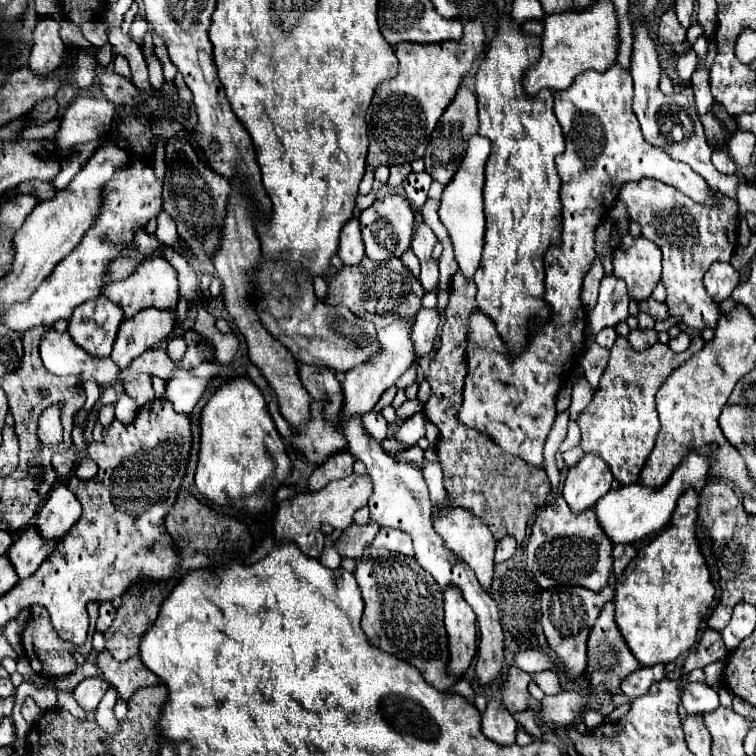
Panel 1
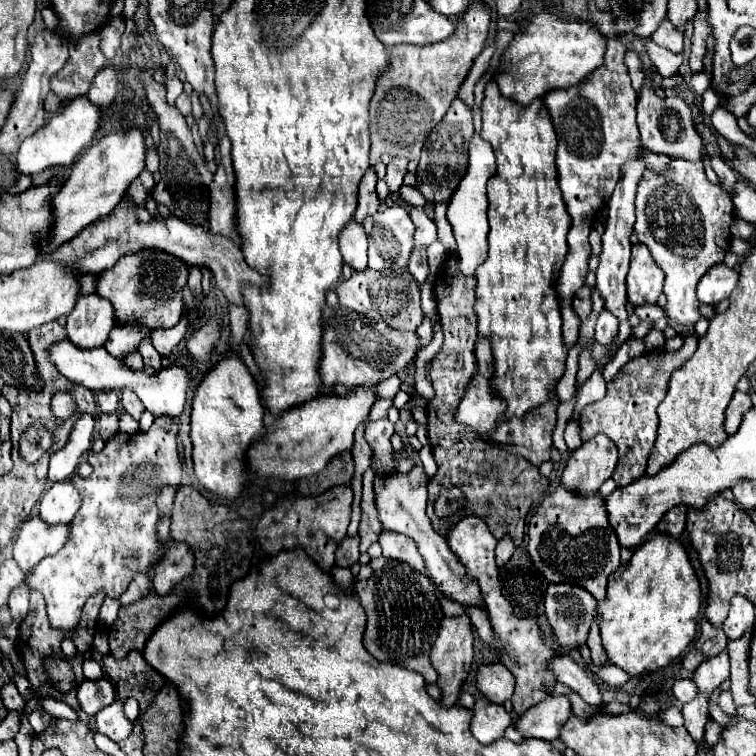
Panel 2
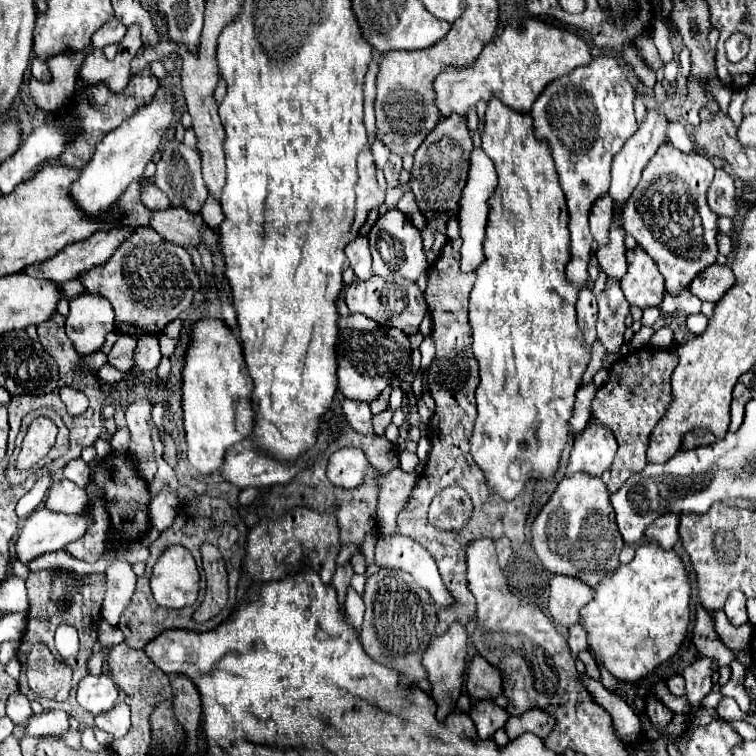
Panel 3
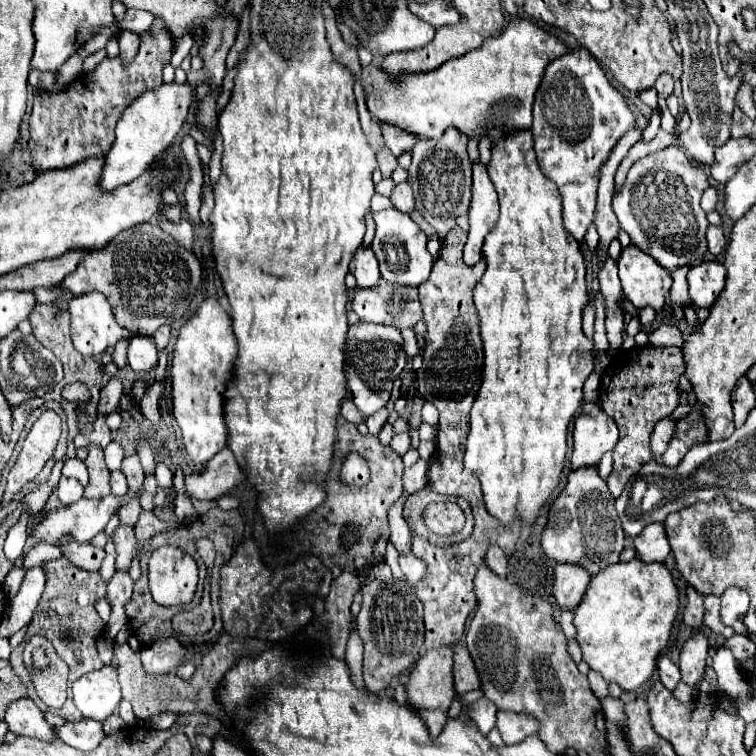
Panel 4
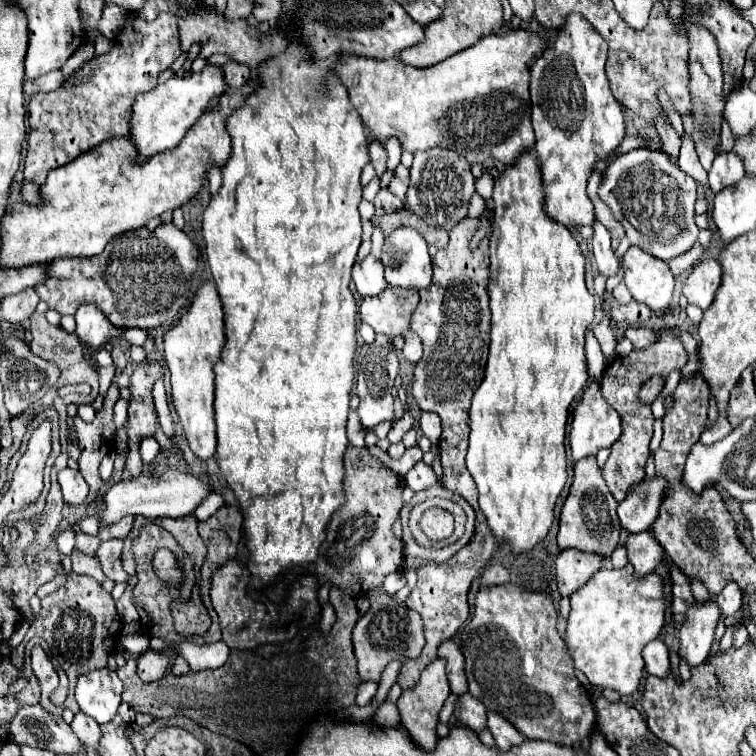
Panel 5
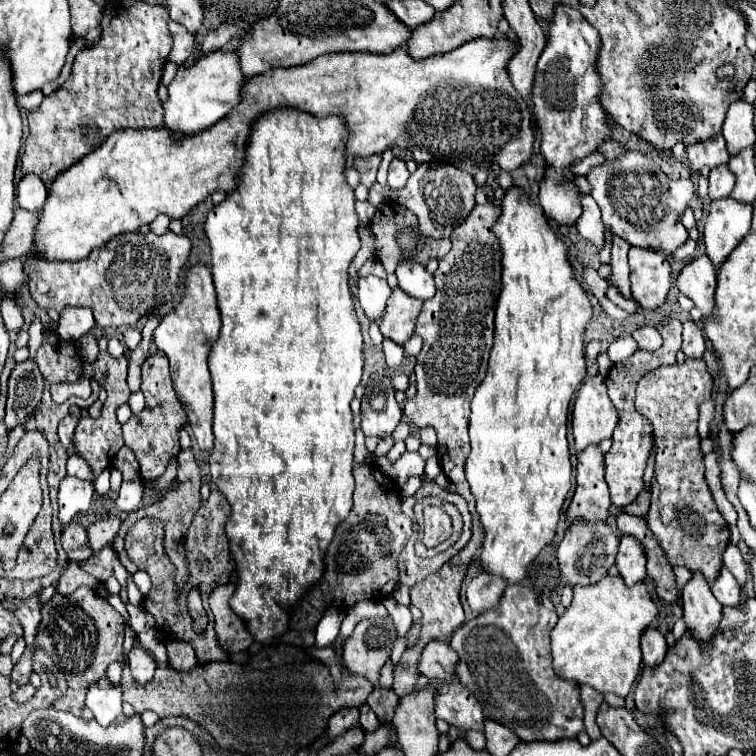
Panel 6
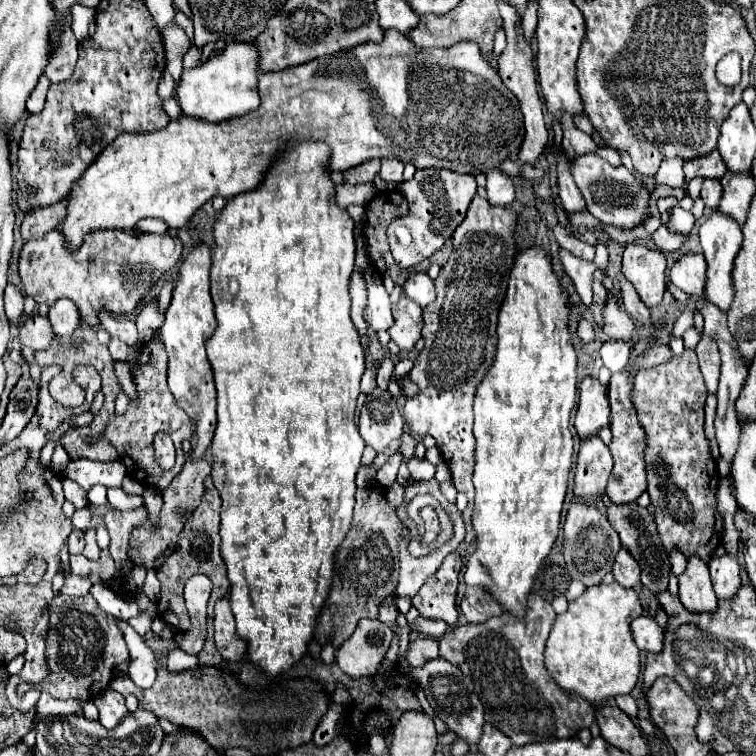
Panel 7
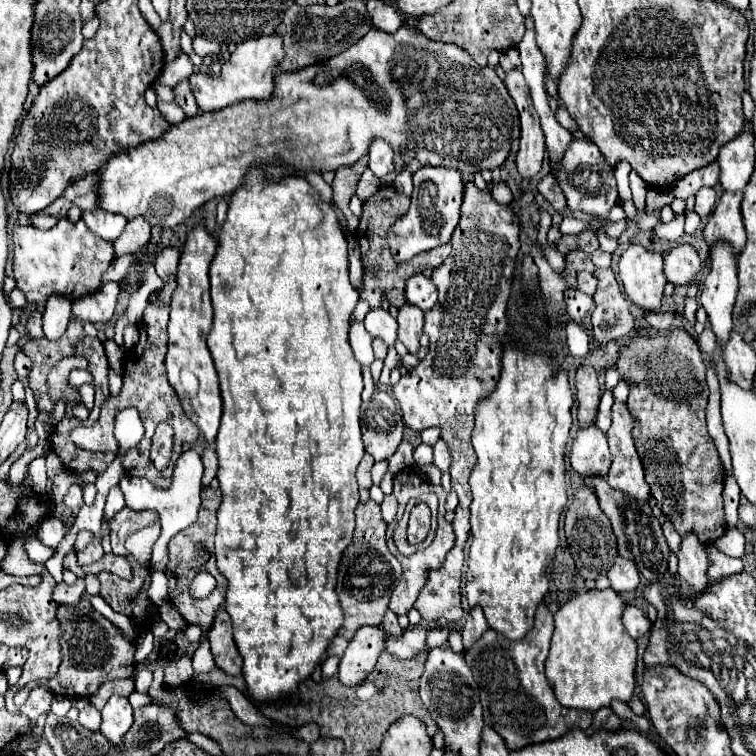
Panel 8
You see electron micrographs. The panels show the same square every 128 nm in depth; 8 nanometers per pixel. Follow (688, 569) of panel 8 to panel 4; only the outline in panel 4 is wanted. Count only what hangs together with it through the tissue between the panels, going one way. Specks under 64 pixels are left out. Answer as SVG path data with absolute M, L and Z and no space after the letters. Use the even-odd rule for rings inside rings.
M702 630L694 632L682 646L680 650L680 672L682 672L682 680L696 688L698 680L704 674L704 666L706 666L706 658L708 658L708 638L704 636Z

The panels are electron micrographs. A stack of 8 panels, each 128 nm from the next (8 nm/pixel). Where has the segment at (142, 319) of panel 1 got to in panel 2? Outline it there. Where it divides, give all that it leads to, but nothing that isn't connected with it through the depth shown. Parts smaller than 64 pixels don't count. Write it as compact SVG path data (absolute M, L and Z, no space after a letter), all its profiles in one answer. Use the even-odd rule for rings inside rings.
M114 326L110 330L110 336L104 344L104 348L114 356L114 358L120 358L124 356L124 352L132 352L138 348L140 344L140 338L144 336L150 336L150 332L146 328L140 328L140 326Z

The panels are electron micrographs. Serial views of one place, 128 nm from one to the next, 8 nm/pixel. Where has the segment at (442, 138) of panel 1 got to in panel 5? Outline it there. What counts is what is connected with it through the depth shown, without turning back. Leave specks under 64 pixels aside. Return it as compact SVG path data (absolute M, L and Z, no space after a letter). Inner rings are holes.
M432 148L432 152L416 152L414 164L410 168L410 188L406 192L404 208L412 210L434 228L452 230L462 218L468 216L468 204L476 192L474 182L476 178L470 172L468 160L456 156L456 152L440 148Z

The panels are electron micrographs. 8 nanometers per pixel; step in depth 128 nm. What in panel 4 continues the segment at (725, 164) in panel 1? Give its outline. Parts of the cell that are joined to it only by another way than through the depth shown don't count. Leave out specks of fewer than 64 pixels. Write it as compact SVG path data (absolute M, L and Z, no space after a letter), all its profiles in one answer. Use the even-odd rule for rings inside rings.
M710 186L710 188L704 192L700 206L702 206L702 210L704 210L704 212L710 212L710 210L714 210L714 208L716 208L716 202L718 202L716 188L712 188L712 186Z

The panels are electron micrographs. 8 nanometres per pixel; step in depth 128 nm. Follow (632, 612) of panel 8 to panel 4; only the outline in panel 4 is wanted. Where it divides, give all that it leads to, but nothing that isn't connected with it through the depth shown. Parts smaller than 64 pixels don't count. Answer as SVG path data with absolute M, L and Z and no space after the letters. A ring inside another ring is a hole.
M660 656L656 660L656 668L658 668L658 676L660 676L660 682L668 688L668 690L674 690L676 684L680 682L680 670L676 664L670 662L668 656Z

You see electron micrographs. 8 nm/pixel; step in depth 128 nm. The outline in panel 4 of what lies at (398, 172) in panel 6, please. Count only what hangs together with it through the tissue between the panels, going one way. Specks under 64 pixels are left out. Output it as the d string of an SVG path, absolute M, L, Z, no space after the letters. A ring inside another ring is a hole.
M408 182L396 184L390 198L392 198L396 210L400 210L400 212L410 212L410 210L414 210L414 196L412 196L412 188L410 188Z

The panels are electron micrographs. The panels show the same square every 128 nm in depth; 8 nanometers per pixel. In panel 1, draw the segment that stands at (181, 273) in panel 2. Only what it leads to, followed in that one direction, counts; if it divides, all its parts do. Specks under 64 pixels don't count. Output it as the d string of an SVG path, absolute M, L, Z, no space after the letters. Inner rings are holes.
M148 256L146 260L142 260L140 266L136 266L136 270L126 280L110 282L108 286L104 286L102 294L108 296L112 302L116 302L122 308L126 318L138 314L144 308L174 310L178 300L180 300L180 296L178 296L178 274L170 266L170 262L164 260L162 256Z

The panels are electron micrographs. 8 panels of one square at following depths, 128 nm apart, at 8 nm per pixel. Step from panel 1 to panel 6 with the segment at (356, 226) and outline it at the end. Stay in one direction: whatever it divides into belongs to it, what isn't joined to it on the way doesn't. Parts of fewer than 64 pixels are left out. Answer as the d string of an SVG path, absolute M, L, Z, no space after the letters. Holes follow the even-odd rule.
M362 276L358 282L358 302L370 322L380 322L384 316L386 300L390 298L392 288L386 280L378 276Z

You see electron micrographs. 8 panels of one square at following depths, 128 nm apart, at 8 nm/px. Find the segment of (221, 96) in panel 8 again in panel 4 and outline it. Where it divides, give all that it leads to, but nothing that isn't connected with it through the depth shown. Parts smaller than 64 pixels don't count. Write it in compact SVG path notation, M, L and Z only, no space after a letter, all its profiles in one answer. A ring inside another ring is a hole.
M160 84L158 88L146 90L140 94L122 114L116 126L116 140L106 154L106 168L102 172L102 188L114 190L120 184L128 184L136 180L142 172L146 172L152 164L152 160L166 150L174 138L180 134L190 108L194 104L194 88L186 84Z

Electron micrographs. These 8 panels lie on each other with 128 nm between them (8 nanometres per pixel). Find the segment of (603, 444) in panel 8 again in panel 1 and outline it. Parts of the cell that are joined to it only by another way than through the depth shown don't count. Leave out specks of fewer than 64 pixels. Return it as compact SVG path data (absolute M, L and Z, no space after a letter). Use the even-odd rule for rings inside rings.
M558 494L548 506L538 512L536 522L532 524L526 546L528 568L542 588L584 586L588 590L600 592L612 574L612 546L614 544L598 524L594 508L574 514L566 500Z

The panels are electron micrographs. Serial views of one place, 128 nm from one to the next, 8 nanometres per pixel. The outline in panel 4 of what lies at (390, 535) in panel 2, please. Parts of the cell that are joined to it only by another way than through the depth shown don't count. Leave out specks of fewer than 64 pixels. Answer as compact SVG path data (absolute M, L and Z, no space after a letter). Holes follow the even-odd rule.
M402 554L400 556L400 568L402 568L408 584L416 584L418 580L424 578L424 572L426 572L424 562L418 560L414 554Z

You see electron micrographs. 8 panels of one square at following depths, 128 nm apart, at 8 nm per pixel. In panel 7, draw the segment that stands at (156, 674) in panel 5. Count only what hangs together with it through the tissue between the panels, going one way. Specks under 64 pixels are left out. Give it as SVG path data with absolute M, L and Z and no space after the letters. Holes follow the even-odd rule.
M116 618L116 626L124 634L124 640L130 650L130 658L132 658L130 668L128 668L130 680L138 688L150 688L156 680L156 658L154 658L152 650L146 646L144 638L138 636L138 632L126 620Z

